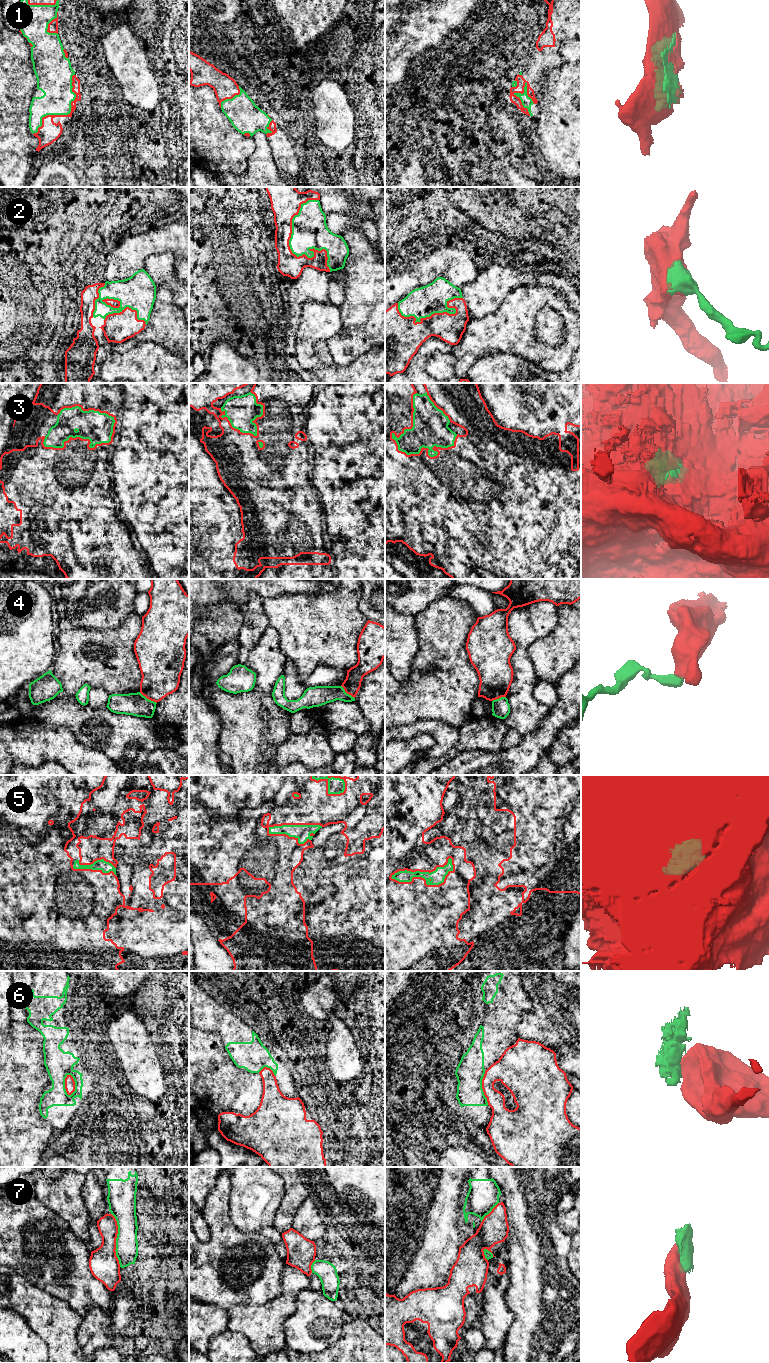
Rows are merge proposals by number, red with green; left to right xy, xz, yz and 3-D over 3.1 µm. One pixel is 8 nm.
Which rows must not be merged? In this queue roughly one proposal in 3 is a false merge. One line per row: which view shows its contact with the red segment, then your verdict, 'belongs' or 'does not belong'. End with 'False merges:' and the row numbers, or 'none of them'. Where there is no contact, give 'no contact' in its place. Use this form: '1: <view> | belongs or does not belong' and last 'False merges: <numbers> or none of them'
1: xy | belongs
2: xz | belongs
3: xy | belongs
4: xy | does not belong
5: yz | belongs
6: xy | does not belong
7: xy | does not belong
False merges: 4, 6, 7

